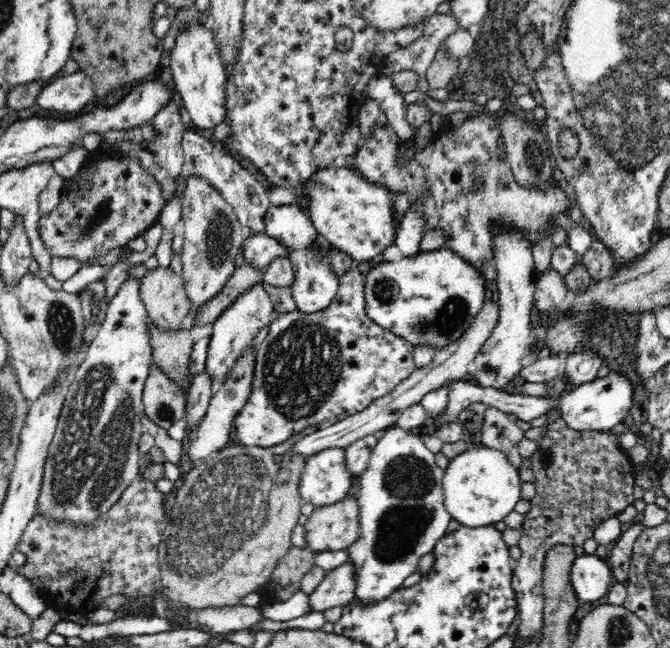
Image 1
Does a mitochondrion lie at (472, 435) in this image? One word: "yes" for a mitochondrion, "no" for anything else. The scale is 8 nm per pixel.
no

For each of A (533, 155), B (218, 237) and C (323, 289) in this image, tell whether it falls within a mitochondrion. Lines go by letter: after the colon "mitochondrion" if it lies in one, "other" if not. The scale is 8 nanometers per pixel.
A: mitochondrion
B: mitochondrion
C: other

